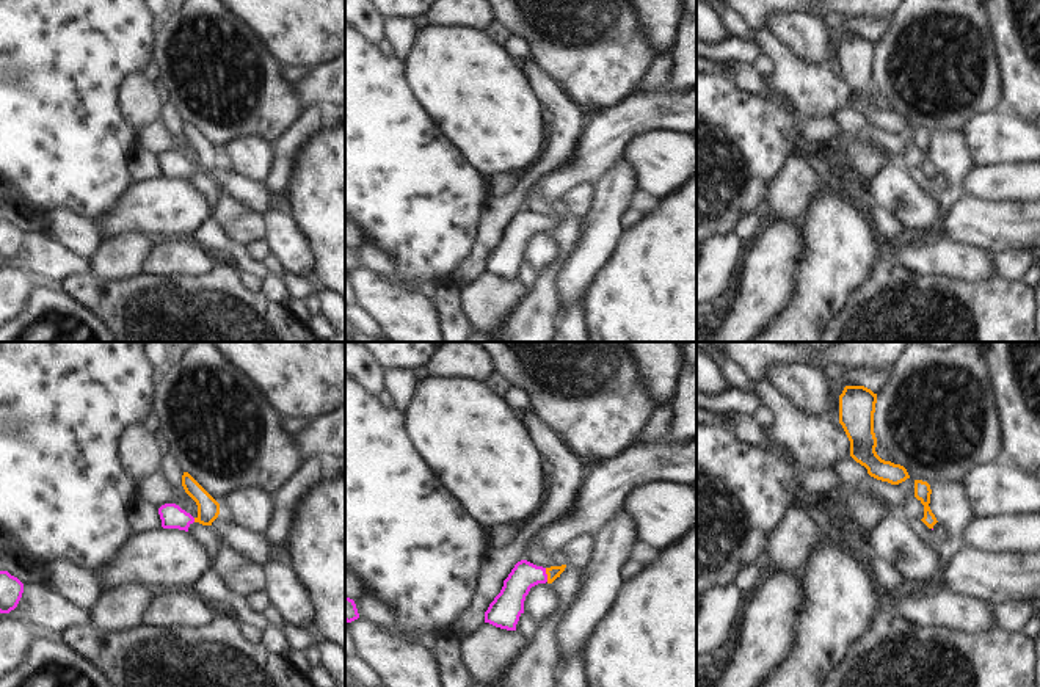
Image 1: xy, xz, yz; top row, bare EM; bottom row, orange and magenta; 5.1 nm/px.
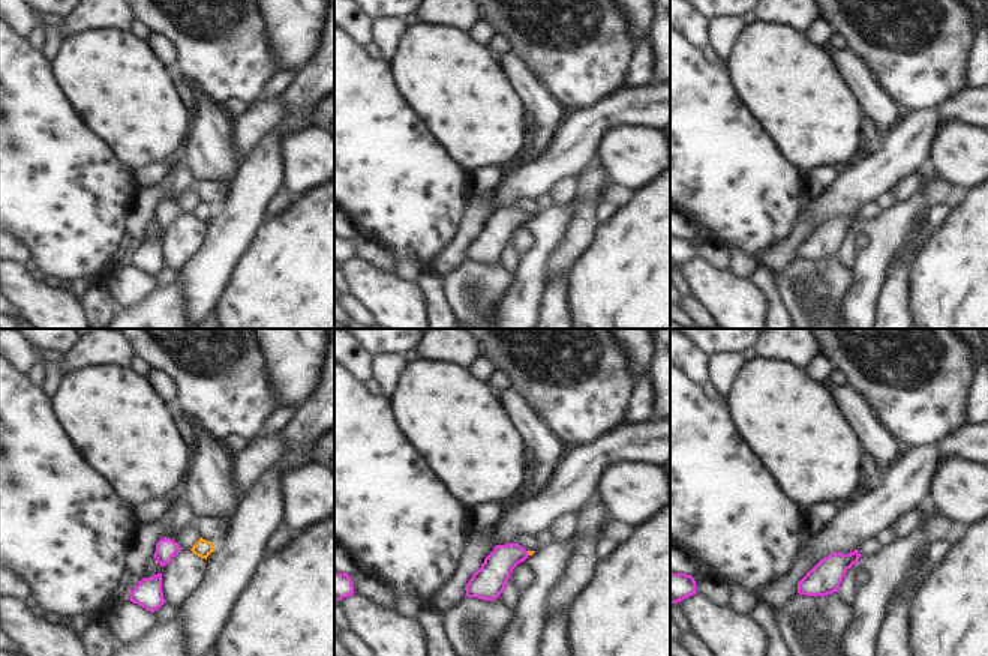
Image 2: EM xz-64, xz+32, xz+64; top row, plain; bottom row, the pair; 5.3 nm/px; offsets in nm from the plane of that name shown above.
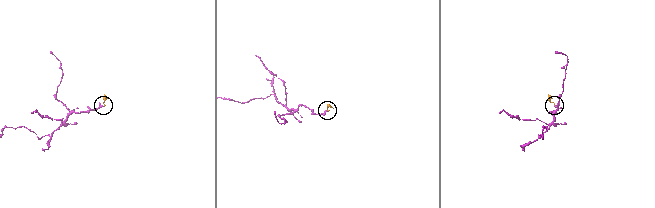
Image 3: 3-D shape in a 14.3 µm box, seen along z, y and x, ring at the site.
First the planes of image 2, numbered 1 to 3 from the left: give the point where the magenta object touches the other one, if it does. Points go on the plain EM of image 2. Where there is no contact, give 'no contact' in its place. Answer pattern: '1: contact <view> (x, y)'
1: no contact
2: contact xz+32 (528, 216)
3: no contact

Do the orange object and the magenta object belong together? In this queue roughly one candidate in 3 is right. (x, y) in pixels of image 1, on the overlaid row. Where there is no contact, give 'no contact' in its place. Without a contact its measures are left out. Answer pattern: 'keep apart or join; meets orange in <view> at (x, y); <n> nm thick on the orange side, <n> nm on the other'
join; meets orange in xz at (546, 573); 70 nm thick on the orange side, 160 nm on the other

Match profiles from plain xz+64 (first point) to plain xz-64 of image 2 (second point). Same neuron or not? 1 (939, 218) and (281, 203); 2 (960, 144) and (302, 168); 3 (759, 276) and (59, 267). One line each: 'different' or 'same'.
1: same
2: same
3: different

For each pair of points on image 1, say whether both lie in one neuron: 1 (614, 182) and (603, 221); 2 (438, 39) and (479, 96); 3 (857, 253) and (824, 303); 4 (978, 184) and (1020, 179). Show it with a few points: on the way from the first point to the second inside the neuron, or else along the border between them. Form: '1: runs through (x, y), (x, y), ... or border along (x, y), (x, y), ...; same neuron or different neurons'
1: runs through (612, 192), (604, 212); same neuron
2: runs through (438, 54), (465, 82); same neuron
3: runs through (844, 265), (824, 286), (824, 290); same neuron
4: runs through (989, 182), (993, 178), (1009, 179); same neuron

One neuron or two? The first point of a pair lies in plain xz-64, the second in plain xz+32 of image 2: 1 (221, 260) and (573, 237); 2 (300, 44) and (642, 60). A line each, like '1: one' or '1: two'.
1: one
2: two

